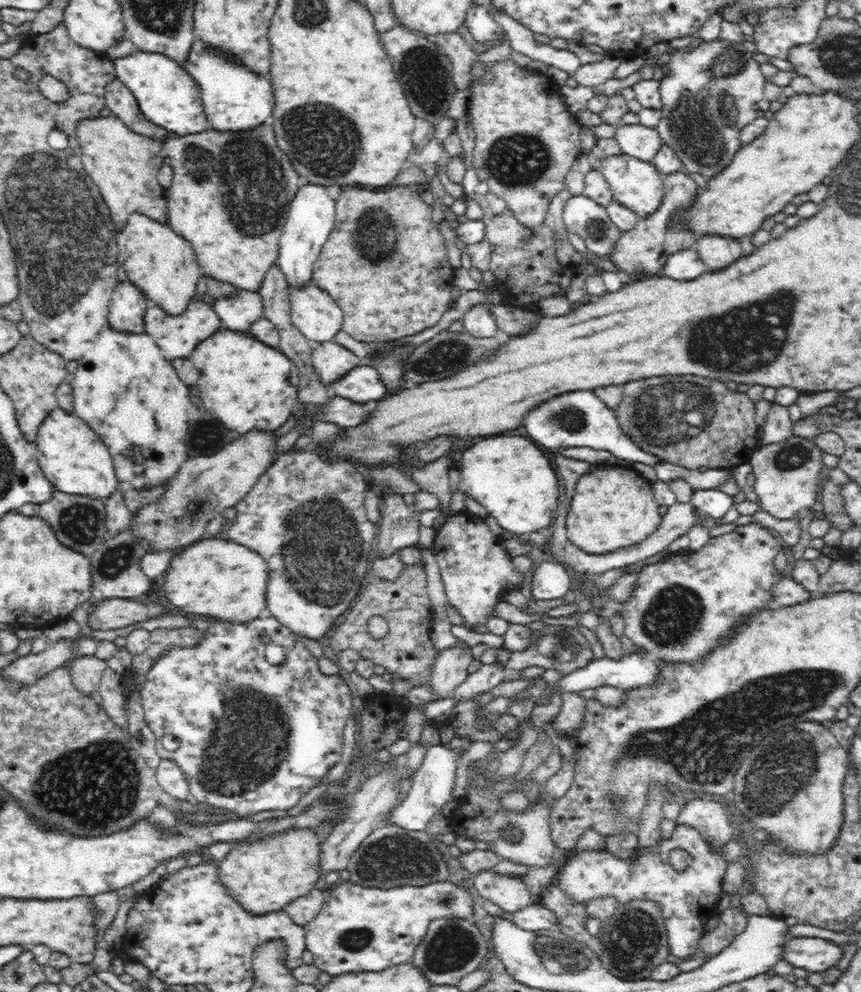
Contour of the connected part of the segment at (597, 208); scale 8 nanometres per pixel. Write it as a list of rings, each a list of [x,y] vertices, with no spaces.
[[[573,196],[566,201],[562,217],[566,230],[583,239],[588,252],[610,258],[621,230],[611,221],[605,207],[587,196]]]

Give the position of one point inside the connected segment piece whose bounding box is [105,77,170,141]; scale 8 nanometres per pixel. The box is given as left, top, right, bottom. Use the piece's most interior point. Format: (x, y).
(118, 97)

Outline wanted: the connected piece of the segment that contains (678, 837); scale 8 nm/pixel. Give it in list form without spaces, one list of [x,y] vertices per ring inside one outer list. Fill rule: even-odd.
[[[677,824],[671,837],[662,840],[660,848],[656,849],[654,853],[636,850],[630,859],[612,857],[608,850],[590,854],[574,851],[562,872],[556,876],[554,885],[573,902],[584,905],[600,897],[614,897],[619,903],[630,903],[636,899],[656,901],[666,925],[670,954],[684,960],[694,955],[706,922],[716,912],[727,864],[720,853],[712,851],[700,831],[688,825]],[[673,850],[684,850],[692,857],[690,866],[682,872],[674,870],[670,864]]]

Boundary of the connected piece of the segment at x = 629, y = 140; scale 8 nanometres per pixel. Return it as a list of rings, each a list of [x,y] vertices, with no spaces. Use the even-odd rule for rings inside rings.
[[[640,124],[618,126],[614,138],[622,153],[650,162],[664,143],[656,128]]]

